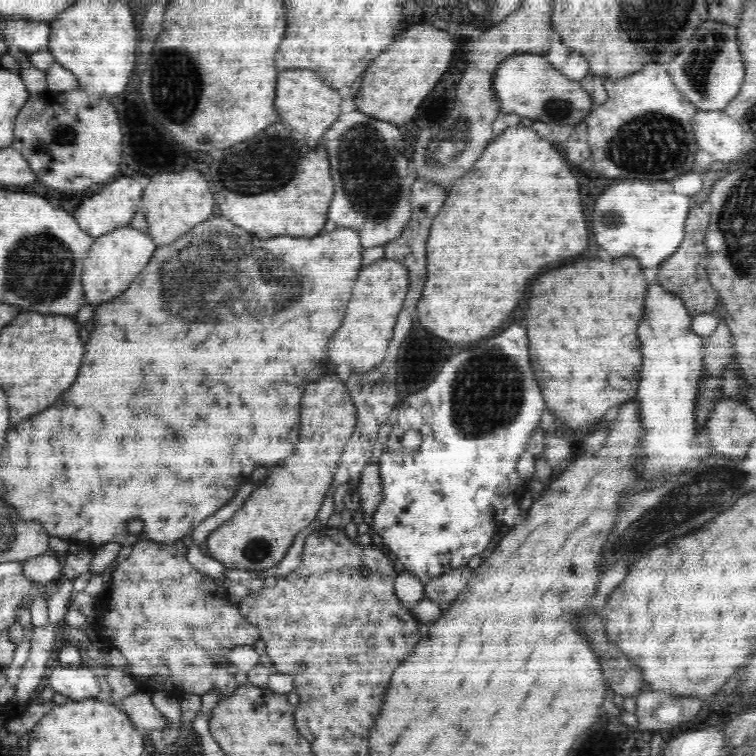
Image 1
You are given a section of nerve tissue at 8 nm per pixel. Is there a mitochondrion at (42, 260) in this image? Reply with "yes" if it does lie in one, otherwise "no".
yes

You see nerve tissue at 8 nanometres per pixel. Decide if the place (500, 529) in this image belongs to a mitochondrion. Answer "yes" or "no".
no

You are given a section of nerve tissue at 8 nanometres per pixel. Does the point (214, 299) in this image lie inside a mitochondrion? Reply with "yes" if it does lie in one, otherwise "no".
yes

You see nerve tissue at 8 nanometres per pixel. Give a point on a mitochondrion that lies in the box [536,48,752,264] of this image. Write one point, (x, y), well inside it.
(656, 138)

